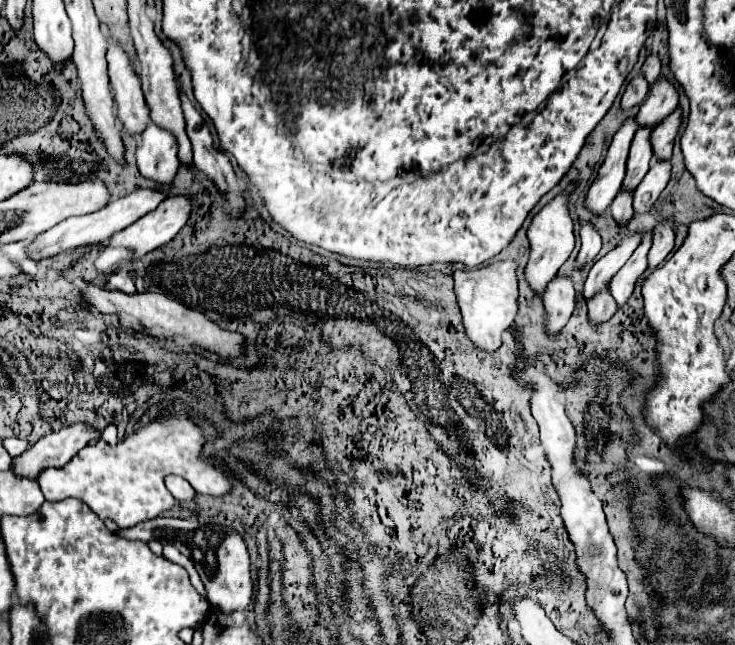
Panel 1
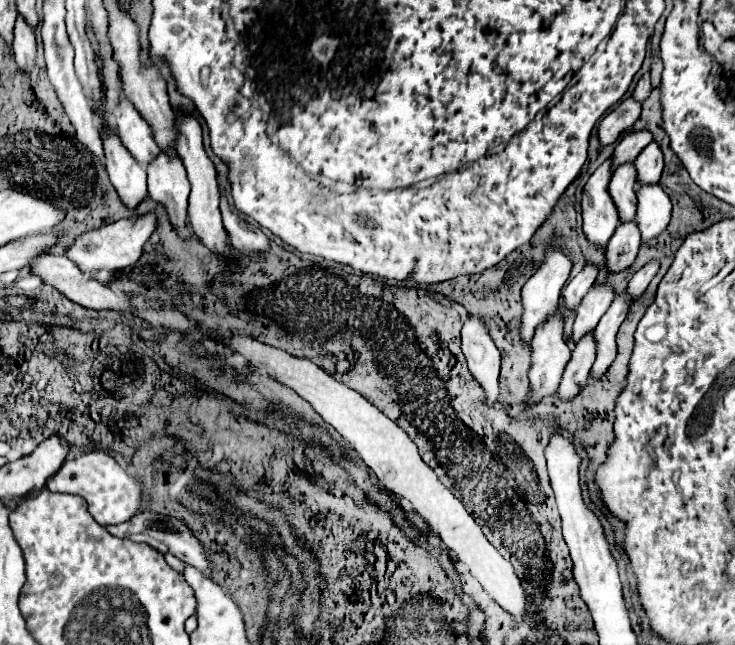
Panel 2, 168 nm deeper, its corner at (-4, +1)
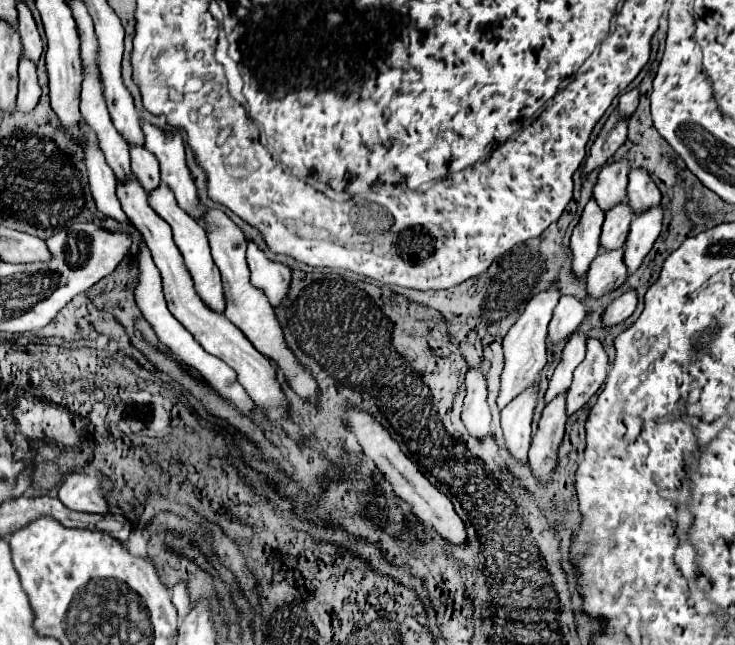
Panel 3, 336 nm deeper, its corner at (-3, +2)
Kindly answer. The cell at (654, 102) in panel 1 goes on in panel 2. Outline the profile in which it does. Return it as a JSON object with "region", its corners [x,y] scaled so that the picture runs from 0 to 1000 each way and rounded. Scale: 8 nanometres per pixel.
{"region":[[[857,202],[846,217],[844,223],[838,226],[835,233],[835,260],[841,260],[844,254],[849,251],[860,251],[865,248],[865,242],[873,236],[873,229],[879,223],[887,220],[887,205],[882,202],[871,202],[871,205],[863,205]]]}

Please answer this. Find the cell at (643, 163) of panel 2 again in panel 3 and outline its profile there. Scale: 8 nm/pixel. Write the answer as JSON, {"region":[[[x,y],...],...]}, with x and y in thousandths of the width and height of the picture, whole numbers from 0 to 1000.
{"region":[[[856,265],[856,290],[853,290],[856,321],[861,330],[875,330],[886,321],[894,321],[899,315],[897,293],[891,284],[886,284],[886,274],[878,265]]]}

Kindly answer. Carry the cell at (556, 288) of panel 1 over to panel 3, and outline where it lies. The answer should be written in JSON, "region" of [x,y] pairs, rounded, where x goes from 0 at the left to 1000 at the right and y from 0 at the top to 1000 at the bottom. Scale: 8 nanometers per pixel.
{"region":[[[728,597],[722,600],[722,606],[712,606],[706,619],[695,622],[682,637],[682,665],[684,665],[690,699],[695,709],[701,709],[709,718],[717,718],[717,699],[722,687],[722,650],[725,650],[731,603],[733,600]]]}

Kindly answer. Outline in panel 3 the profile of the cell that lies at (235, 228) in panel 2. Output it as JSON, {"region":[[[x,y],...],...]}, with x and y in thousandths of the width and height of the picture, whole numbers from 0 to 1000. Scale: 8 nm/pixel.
{"region":[[[339,374],[336,380],[336,411],[341,420],[341,439],[355,448],[371,476],[382,476],[390,464],[396,442],[396,417],[366,405],[361,392]]]}

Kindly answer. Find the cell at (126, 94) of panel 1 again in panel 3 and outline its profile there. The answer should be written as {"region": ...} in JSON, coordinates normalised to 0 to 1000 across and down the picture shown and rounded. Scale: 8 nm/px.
{"region":[[[178,228],[178,262],[189,287],[205,299],[219,287],[219,268],[216,253],[208,237],[203,237],[197,228]]]}

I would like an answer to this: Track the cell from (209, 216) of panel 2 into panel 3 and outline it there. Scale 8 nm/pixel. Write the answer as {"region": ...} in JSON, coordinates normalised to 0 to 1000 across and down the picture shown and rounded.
{"region":[[[287,324],[282,327],[282,346],[298,346],[298,358],[287,358],[284,364],[284,380],[287,380],[287,392],[293,402],[293,411],[301,420],[301,436],[303,436],[303,451],[309,457],[309,482],[306,491],[331,513],[331,519],[347,535],[347,541],[361,550],[363,557],[369,557],[385,578],[385,588],[393,594],[393,600],[423,631],[434,631],[434,597],[431,588],[423,581],[423,575],[418,569],[412,569],[412,563],[399,550],[399,544],[393,541],[388,522],[385,522],[385,507],[374,491],[374,482],[369,476],[369,470],[363,470],[363,460],[358,457],[358,451],[352,451],[350,445],[341,442],[339,436],[339,414],[333,408],[333,383],[336,383],[336,371],[328,361],[328,355],[298,324]]]}

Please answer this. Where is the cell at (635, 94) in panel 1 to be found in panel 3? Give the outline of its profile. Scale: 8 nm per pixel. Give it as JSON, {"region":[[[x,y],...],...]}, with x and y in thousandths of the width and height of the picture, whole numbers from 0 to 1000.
{"region":[[[834,172],[823,197],[818,200],[812,219],[804,225],[804,243],[796,250],[793,274],[807,268],[810,262],[818,262],[837,240],[837,234],[850,222],[850,212],[853,212],[853,188],[845,184],[839,172]]]}

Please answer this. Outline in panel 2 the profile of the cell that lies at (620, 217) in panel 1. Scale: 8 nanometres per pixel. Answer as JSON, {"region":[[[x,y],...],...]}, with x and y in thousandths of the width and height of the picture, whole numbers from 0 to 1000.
{"region":[[[865,341],[844,347],[824,381],[824,412],[833,422],[854,416],[871,384],[871,357]]]}

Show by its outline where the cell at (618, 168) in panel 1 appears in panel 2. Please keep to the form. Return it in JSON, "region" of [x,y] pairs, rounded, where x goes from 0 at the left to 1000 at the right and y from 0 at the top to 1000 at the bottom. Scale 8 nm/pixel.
{"region":[[[835,242],[827,245],[811,267],[800,276],[792,298],[792,357],[797,369],[808,378],[827,378],[838,350],[844,347],[838,332],[838,316],[827,301],[827,285],[833,279]]]}

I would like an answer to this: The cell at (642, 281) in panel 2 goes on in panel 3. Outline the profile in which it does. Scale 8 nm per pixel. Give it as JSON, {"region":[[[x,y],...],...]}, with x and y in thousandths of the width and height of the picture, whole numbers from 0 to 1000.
{"region":[[[853,451],[850,457],[845,457],[842,464],[837,464],[818,488],[818,498],[823,507],[834,507],[842,504],[845,498],[850,498],[853,491],[859,491],[859,485],[867,476],[867,457],[864,451]]]}

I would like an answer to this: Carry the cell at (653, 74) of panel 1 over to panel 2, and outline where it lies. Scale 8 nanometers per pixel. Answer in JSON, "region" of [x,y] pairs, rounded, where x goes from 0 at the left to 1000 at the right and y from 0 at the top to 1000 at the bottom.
{"region":[[[879,112],[876,118],[873,118],[873,124],[868,124],[868,130],[865,130],[865,136],[863,136],[863,152],[865,155],[871,155],[871,158],[876,158],[882,149],[884,149],[884,143],[887,143],[887,130],[884,130],[884,112]]]}

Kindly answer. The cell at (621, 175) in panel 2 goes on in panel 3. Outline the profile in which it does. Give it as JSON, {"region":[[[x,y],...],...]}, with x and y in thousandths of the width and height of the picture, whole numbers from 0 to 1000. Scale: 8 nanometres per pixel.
{"region":[[[848,315],[848,321],[837,321],[837,327],[826,327],[823,346],[820,346],[820,361],[815,371],[818,386],[823,386],[823,389],[848,386],[859,340],[861,340],[861,333],[859,333],[859,324],[853,321],[853,315]]]}

